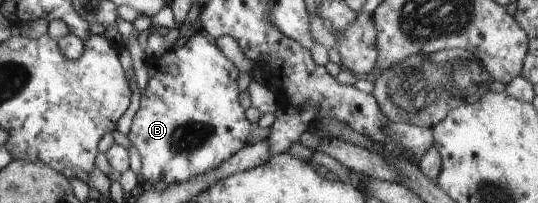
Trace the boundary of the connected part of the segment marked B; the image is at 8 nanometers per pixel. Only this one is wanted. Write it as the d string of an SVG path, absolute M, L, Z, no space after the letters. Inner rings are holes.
M195 31L180 48L165 50L159 57L146 57L147 88L140 92L140 107L132 120L127 136L140 154L141 179L147 186L162 181L167 186L190 181L190 178L219 168L229 157L247 144L252 125L244 115L238 97L239 69L230 61L206 33Z

